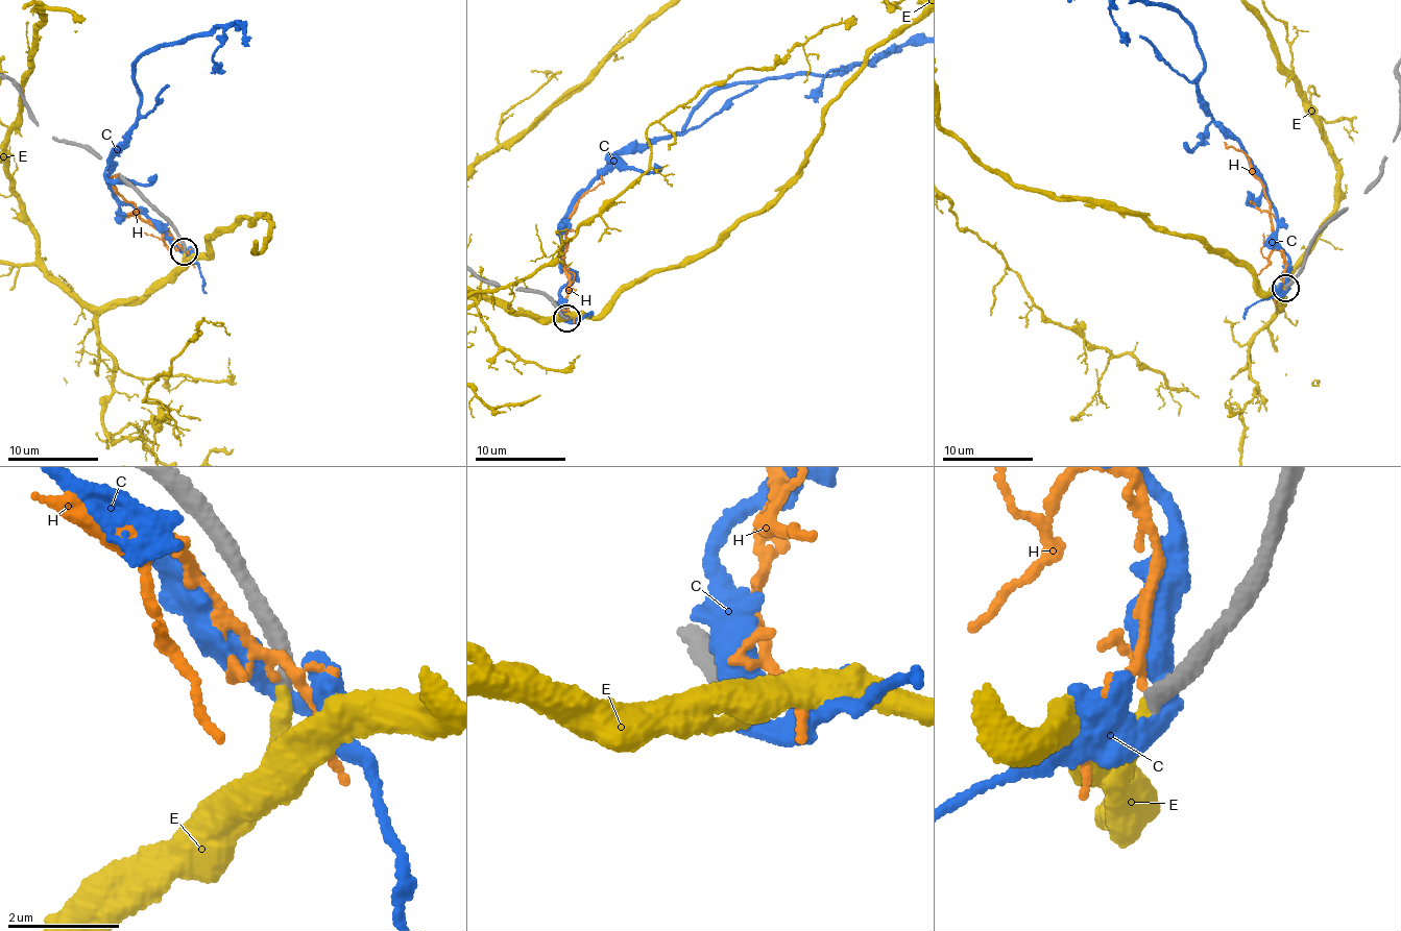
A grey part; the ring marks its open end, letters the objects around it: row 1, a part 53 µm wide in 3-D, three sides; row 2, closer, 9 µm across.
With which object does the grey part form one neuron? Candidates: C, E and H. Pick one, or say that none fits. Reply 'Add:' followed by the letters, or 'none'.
Add: E

